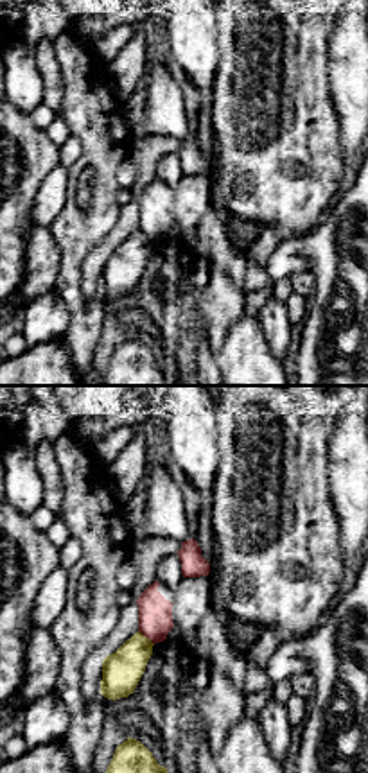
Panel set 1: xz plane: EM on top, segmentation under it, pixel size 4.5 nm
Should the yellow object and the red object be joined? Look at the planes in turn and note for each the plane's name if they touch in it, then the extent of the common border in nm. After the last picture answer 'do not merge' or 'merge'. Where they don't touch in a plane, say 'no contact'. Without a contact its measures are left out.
contact in xz; length 100 nm

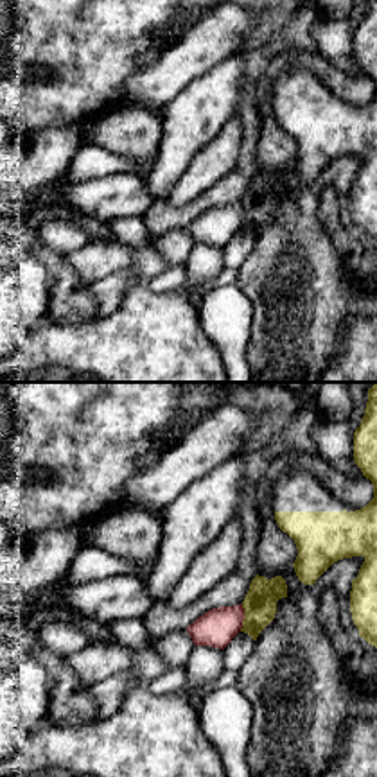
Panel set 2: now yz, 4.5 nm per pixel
contact in yz; length 130 nm

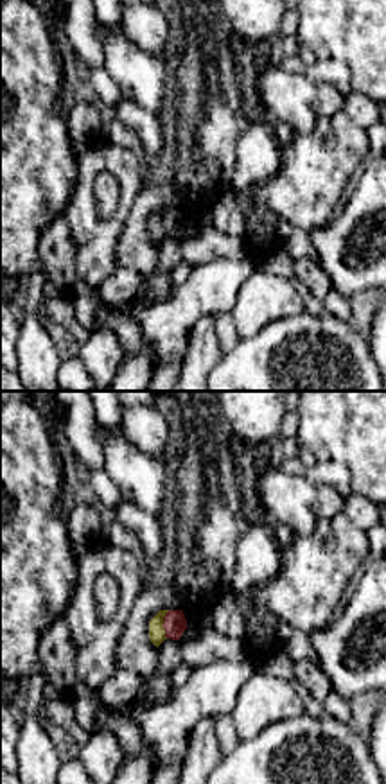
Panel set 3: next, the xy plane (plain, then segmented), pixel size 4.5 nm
contact in xy; length 130 nm

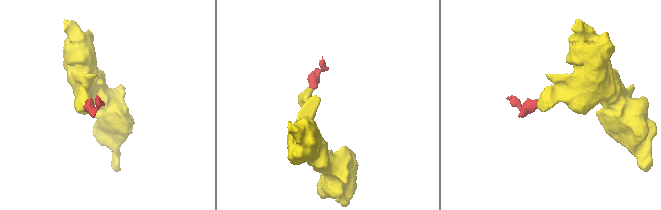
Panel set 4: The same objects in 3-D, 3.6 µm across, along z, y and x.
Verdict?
do not merge

